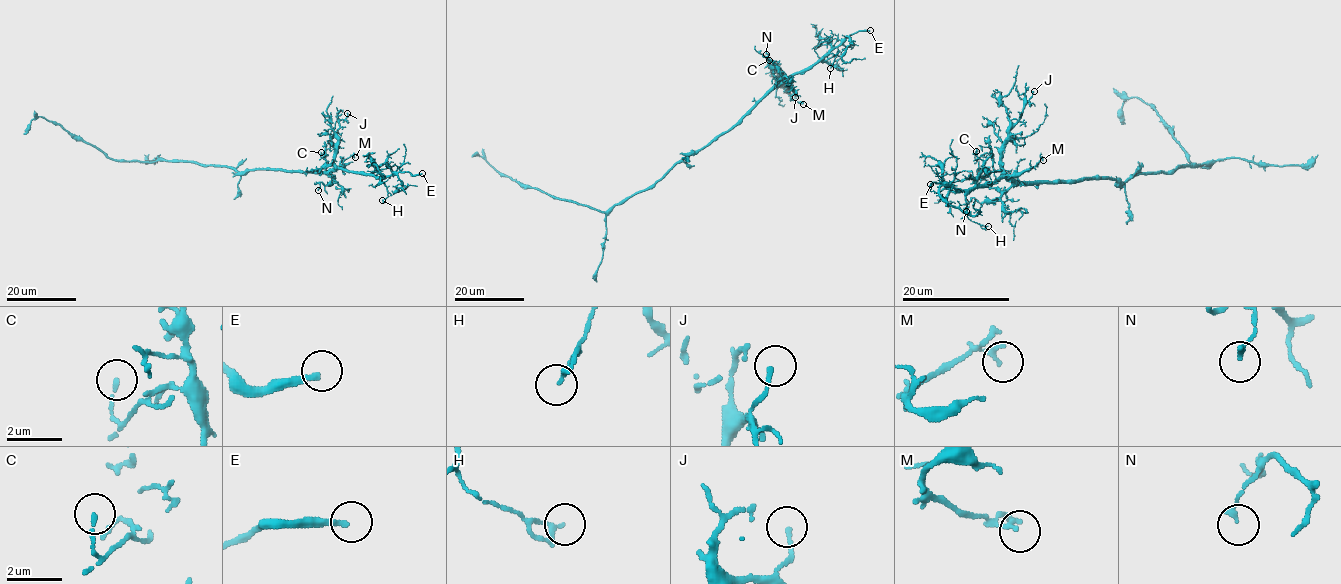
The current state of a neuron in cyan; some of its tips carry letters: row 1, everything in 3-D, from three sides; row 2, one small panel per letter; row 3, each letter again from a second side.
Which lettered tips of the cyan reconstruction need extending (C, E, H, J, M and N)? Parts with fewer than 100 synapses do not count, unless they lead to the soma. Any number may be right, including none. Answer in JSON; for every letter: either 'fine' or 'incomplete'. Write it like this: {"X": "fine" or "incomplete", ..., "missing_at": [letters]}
{"C": "fine", "E": "incomplete", "H": "fine", "J": "fine", "M": "fine", "N": "fine", "missing_at": ["E"]}

